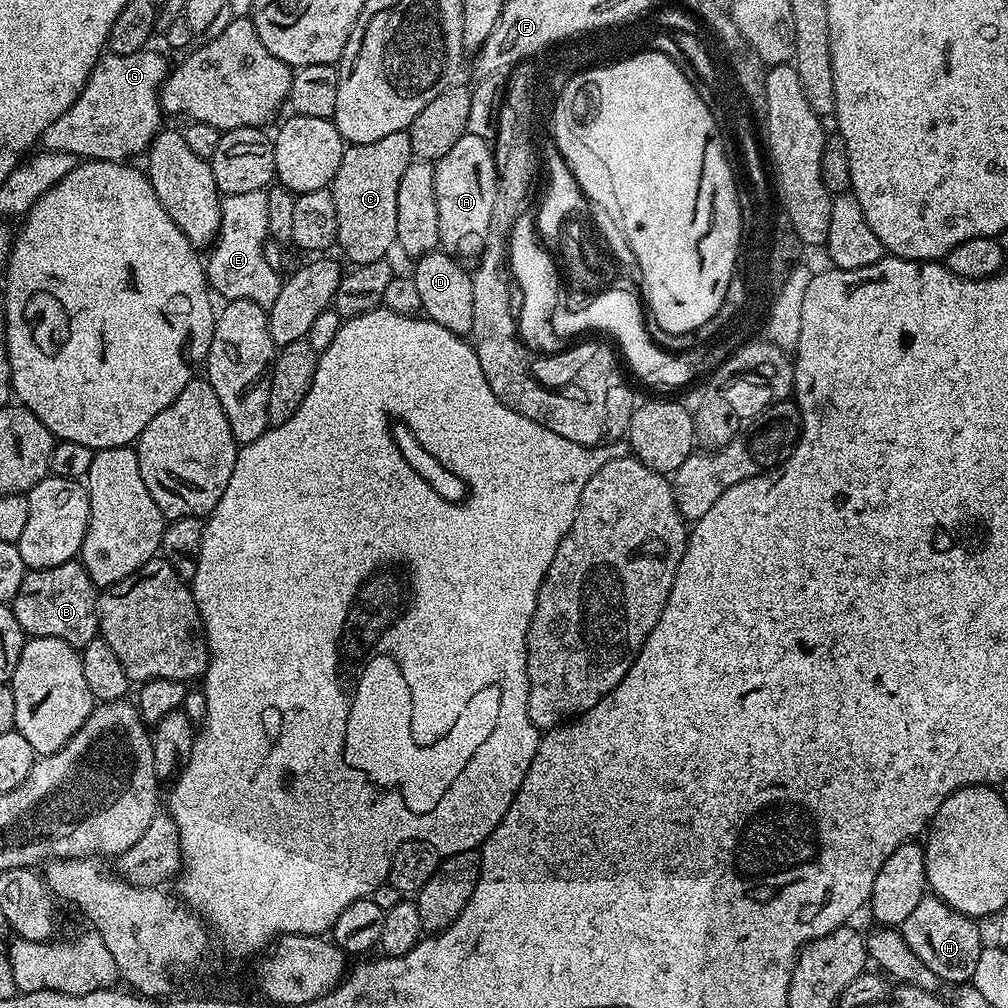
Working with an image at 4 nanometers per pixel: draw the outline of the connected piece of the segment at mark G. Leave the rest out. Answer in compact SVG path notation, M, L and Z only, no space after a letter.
M145 50L134 54L108 52L101 56L88 81L85 82L80 96L45 130L42 137L43 147L49 152L69 152L84 160L124 162L132 158L128 156L136 156L139 152L141 155L152 143L157 132L161 131L160 86L170 71L170 64L167 64L158 53L152 51Z

